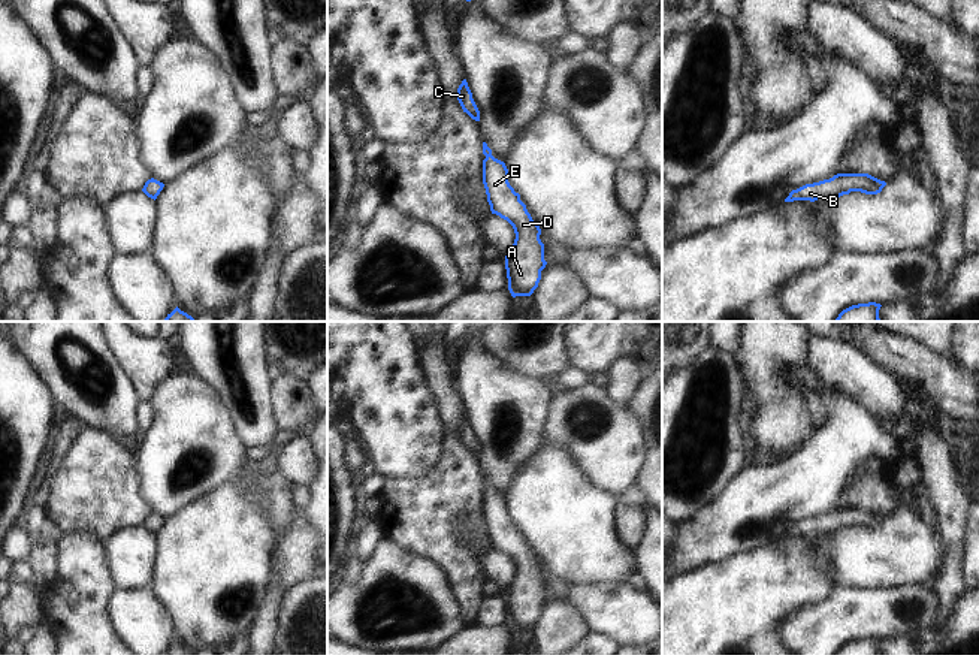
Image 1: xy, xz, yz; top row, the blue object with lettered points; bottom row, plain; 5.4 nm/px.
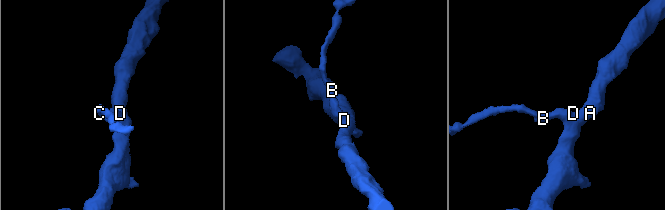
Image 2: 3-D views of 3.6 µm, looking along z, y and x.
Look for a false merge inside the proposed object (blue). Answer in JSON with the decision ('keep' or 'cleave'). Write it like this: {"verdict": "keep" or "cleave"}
{"verdict": "keep"}

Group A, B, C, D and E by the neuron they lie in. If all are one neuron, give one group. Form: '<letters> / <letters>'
A B C D E

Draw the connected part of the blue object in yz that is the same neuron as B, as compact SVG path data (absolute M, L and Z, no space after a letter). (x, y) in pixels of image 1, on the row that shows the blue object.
M837 173L830 179L806 184L797 190L792 190L785 202L815 202L818 199L830 200L843 194L849 194L850 191L877 194L885 185L885 181L880 181L868 173Z

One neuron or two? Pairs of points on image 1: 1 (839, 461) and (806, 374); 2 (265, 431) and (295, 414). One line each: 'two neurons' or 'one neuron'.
1: one neuron
2: two neurons

